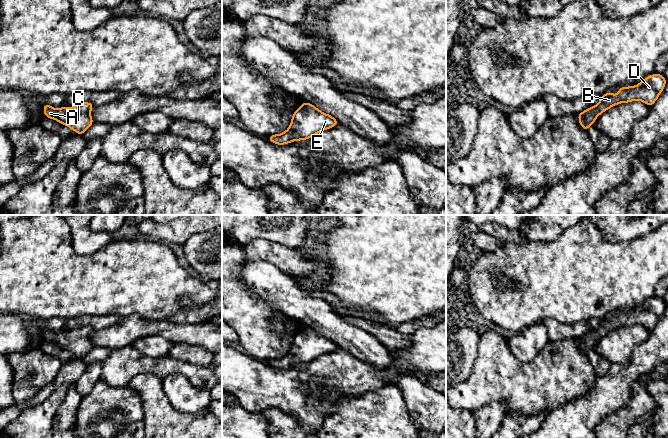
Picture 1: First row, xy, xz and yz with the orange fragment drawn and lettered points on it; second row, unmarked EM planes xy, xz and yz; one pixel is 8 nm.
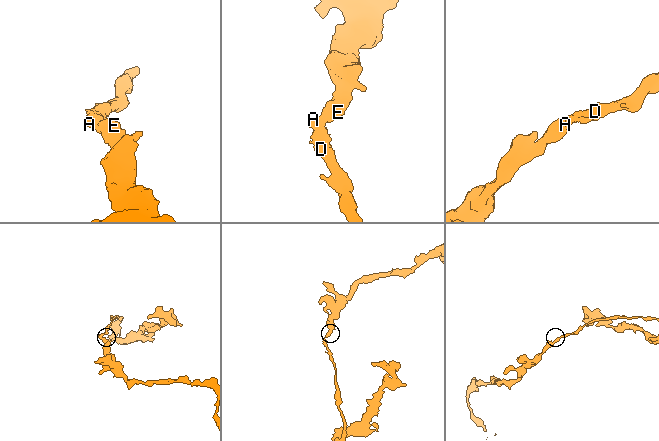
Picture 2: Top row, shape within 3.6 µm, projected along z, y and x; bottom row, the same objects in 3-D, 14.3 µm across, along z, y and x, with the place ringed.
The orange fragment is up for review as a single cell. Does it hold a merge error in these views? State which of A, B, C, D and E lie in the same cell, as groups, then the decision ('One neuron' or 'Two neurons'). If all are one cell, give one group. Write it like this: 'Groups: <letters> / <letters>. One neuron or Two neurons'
Groups: A B C D E. One neuron

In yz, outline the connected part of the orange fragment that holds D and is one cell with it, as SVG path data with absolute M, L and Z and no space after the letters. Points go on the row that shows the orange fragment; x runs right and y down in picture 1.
M653 74L647 76L636 86L620 86L618 95L606 92L600 97L597 105L576 114L579 118L579 124L582 129L587 131L591 125L594 125L595 119L600 114L624 102L630 103L634 100L640 100L646 105L652 106L663 91L666 83L667 80L664 78L663 74Z

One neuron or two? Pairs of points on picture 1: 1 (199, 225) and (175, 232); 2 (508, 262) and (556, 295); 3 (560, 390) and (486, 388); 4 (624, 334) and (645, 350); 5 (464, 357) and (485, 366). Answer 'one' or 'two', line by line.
1: one
2: one
3: one
4: two
5: two

